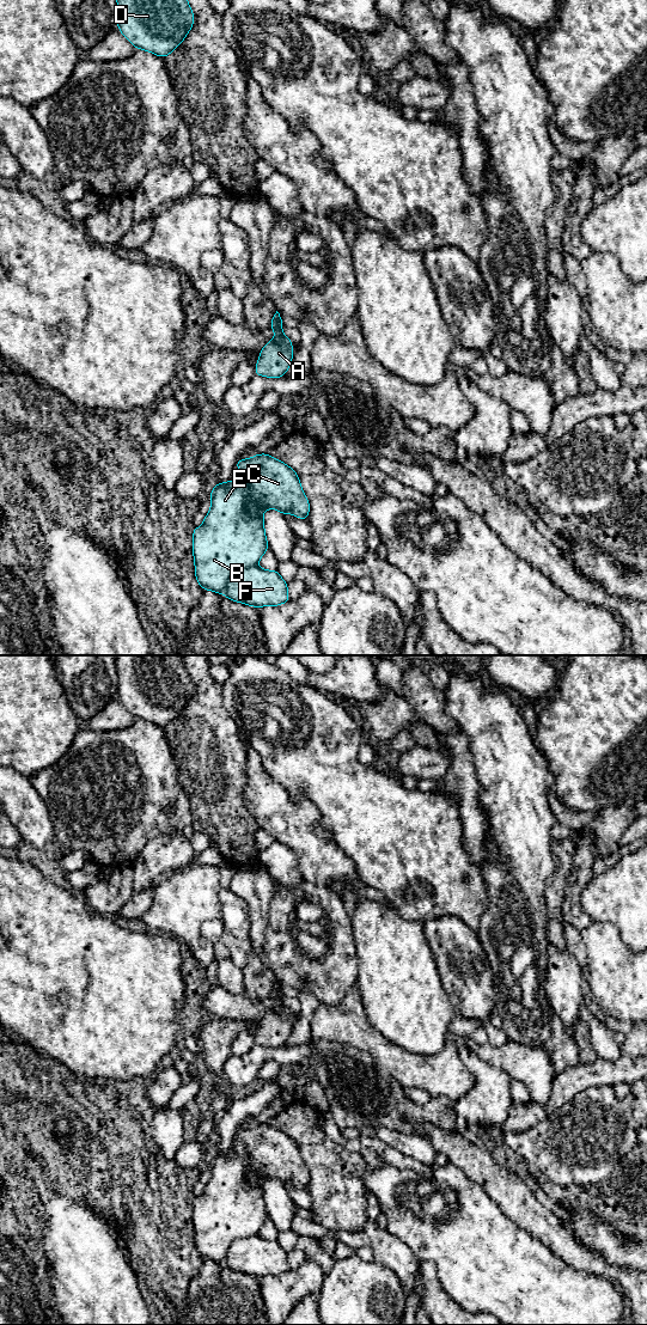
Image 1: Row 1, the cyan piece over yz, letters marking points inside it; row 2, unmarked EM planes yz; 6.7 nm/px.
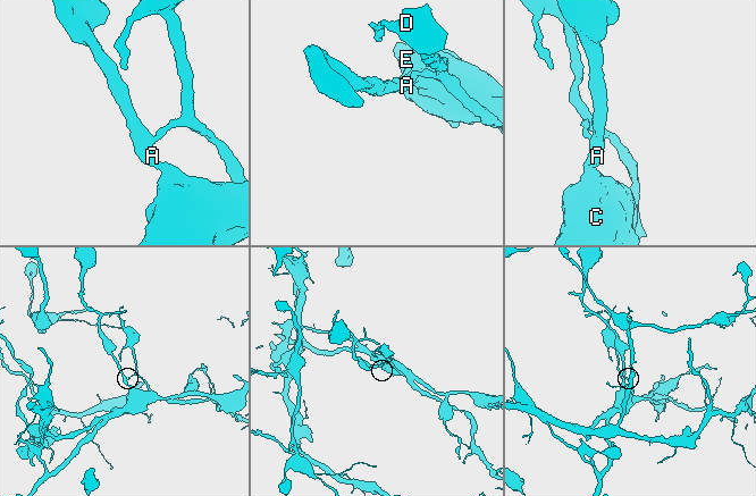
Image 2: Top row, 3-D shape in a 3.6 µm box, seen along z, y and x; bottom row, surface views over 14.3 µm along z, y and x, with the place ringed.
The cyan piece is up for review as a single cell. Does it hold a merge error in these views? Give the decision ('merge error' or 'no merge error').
merge error

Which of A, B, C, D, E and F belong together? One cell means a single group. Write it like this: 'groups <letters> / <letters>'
groups A B C E / D F

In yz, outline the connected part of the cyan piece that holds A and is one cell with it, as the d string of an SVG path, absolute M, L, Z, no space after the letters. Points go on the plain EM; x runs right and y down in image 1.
M270 991L270 997L275 1002L275 1008L267 1012L264 1018L260 1020L260 1027L255 1037L256 1045L267 1048L280 1048L292 1033L293 1012L282 1003L282 996L275 991Z

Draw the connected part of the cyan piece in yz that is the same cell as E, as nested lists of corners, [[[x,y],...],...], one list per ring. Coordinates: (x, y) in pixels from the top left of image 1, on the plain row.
[[[261,1123],[248,1129],[239,1129],[236,1132],[237,1138],[246,1148],[246,1158],[242,1159],[232,1147],[226,1153],[220,1153],[212,1159],[210,1180],[205,1185],[205,1191],[200,1197],[193,1201],[193,1223],[195,1232],[195,1247],[203,1259],[224,1264],[230,1245],[238,1238],[248,1238],[261,1229],[262,1225],[269,1220],[264,1202],[263,1181],[269,1178],[277,1179],[285,1186],[292,1183],[294,1186],[307,1190],[310,1173],[303,1161],[297,1142],[286,1132],[276,1128]]]

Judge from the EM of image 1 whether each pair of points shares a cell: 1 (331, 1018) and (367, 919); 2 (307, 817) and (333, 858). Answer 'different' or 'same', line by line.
1: different
2: same

